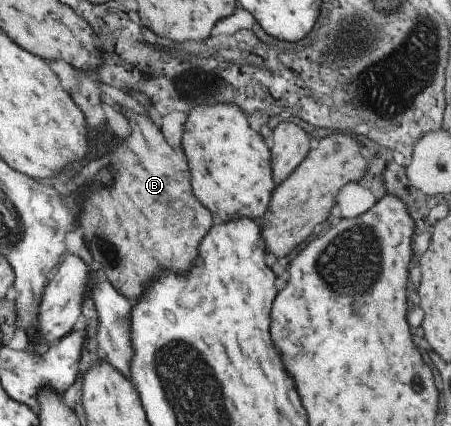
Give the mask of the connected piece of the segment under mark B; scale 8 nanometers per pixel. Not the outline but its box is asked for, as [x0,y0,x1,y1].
[79,108,217,300]

